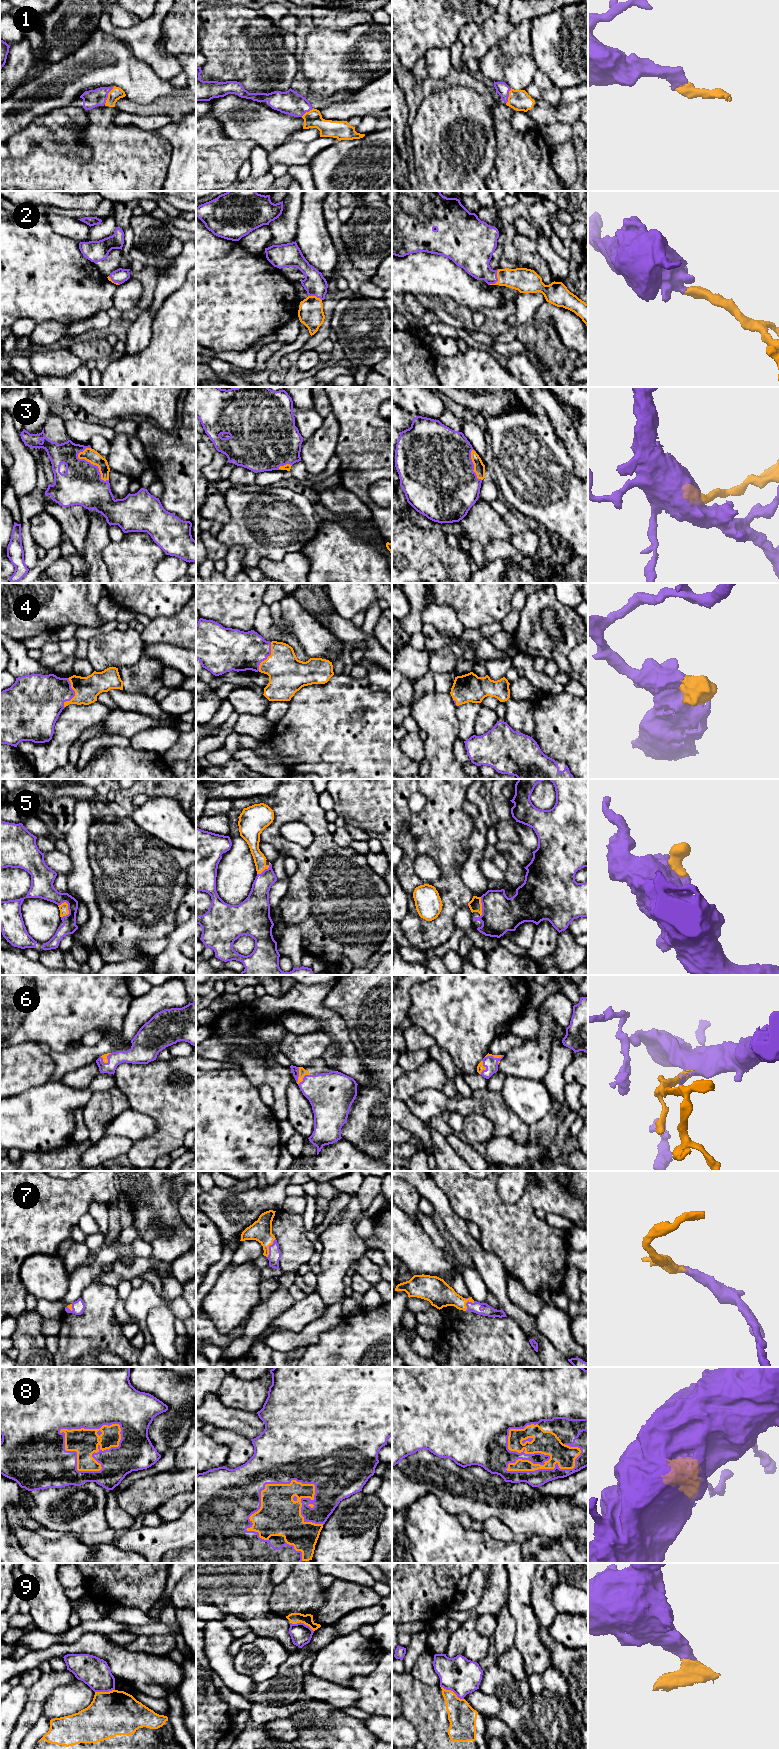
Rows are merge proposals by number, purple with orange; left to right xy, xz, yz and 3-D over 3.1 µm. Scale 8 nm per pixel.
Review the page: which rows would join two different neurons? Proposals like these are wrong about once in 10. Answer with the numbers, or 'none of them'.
9

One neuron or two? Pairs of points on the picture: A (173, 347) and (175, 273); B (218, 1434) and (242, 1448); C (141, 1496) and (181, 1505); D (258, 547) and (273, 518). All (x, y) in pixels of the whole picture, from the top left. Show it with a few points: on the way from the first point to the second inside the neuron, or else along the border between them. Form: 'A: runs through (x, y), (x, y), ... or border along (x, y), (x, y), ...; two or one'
A: border along (185, 279), (165, 299), (160, 307); two
B: runs through (224, 1436), (236, 1443); one
C: border along (185, 1491), (172, 1496), (155, 1510); two
D: runs through (258, 540), (258, 533), (266, 525); one

